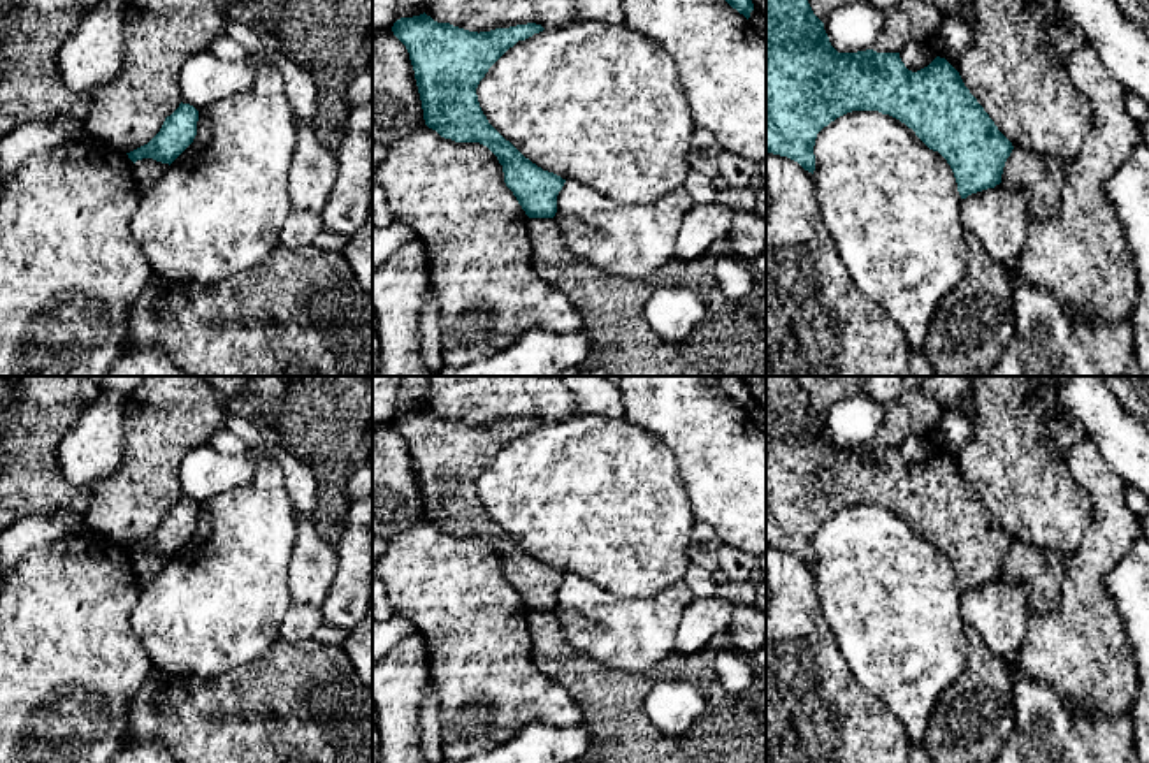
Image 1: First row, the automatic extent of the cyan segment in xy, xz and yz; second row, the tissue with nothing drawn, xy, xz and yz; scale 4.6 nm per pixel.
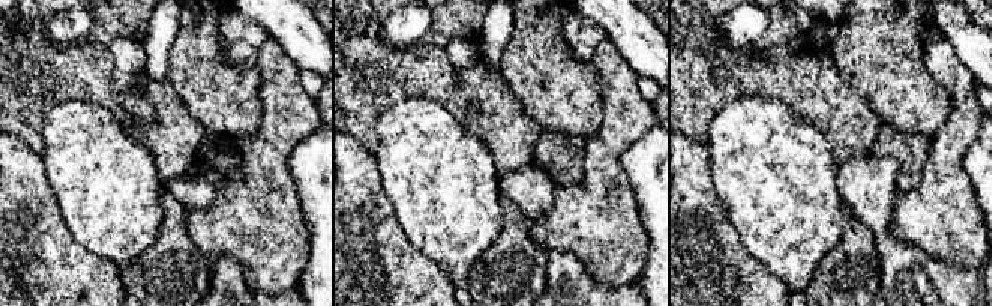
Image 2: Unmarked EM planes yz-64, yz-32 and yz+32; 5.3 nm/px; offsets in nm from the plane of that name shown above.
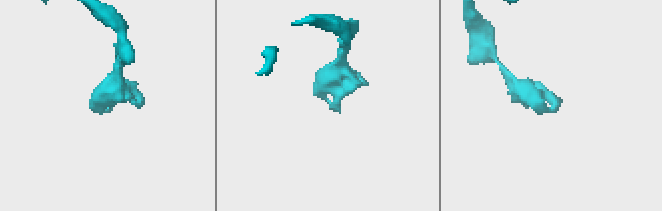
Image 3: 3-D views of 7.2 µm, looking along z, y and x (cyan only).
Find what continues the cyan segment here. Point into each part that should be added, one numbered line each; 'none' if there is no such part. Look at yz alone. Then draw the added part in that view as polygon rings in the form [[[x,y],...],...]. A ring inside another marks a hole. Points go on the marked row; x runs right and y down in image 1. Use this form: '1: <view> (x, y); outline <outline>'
none

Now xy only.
none

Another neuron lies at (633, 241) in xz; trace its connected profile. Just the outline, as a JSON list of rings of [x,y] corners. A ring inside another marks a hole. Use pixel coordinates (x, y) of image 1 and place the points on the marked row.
[[[569,179],[557,195],[553,222],[576,258],[643,280],[673,260],[682,222],[694,206],[685,188],[654,202],[622,204]]]

